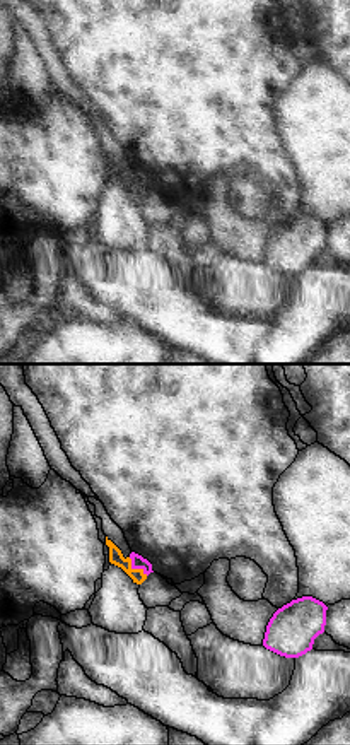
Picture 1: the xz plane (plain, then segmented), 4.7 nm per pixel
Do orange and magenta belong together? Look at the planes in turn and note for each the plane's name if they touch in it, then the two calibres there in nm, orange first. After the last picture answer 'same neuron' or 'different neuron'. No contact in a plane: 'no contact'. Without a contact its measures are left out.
xz | 70/60 nm

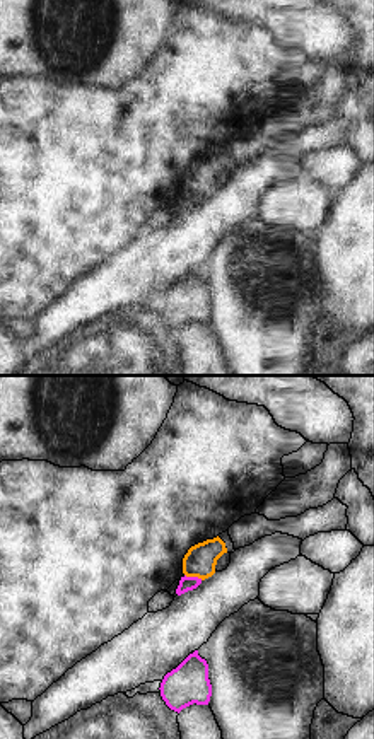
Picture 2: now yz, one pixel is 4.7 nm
yz | 150/70 nm

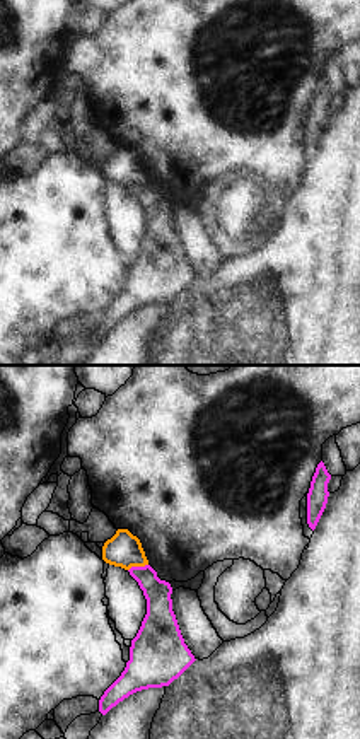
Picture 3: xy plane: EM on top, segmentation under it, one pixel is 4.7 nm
xy | 160/130 nm

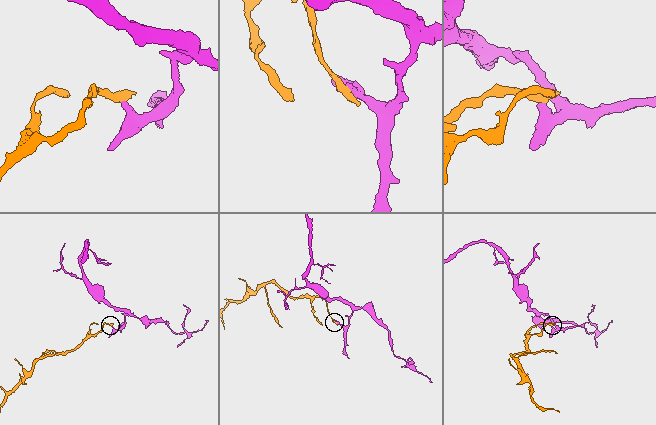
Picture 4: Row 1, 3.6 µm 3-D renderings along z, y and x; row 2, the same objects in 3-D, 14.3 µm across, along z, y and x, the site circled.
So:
different neuron

